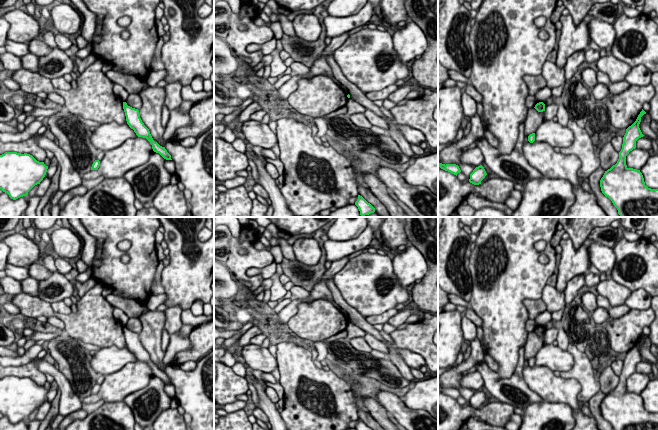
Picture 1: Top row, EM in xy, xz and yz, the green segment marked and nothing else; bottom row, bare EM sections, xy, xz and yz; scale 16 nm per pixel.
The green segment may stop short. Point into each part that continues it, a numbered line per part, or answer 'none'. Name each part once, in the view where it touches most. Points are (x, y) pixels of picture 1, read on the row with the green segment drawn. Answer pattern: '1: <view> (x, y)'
none

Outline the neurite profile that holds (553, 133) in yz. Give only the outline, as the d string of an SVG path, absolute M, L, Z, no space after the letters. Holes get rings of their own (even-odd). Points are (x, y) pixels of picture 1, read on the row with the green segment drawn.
M544 120L535 132L536 142L546 142L554 147L569 147L574 142L574 133L553 120Z

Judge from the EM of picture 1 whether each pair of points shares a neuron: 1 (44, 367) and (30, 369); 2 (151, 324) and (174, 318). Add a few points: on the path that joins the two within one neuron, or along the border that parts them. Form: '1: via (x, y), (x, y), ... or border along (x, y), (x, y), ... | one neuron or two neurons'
1: border along (31, 361), (44, 374) | two neurons
2: border along (162, 311), (165, 317), (164, 328) | two neurons

